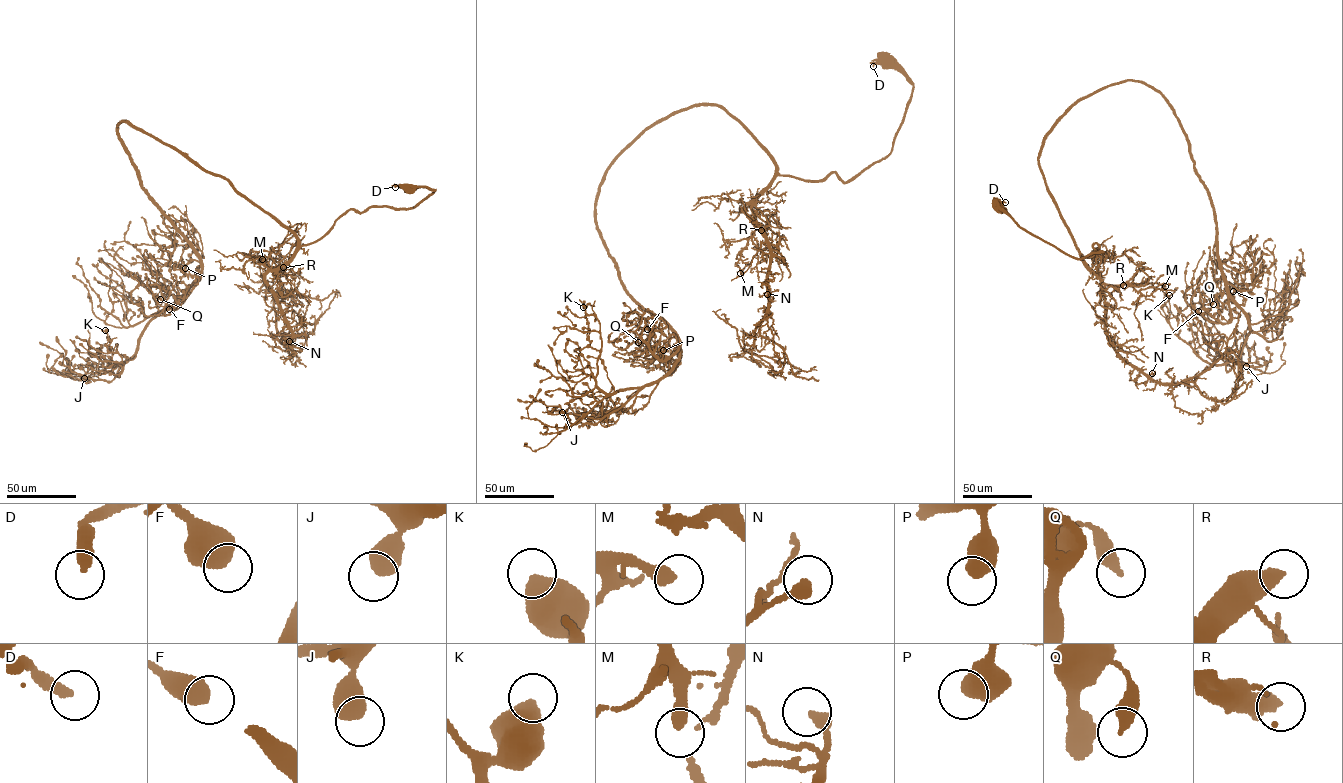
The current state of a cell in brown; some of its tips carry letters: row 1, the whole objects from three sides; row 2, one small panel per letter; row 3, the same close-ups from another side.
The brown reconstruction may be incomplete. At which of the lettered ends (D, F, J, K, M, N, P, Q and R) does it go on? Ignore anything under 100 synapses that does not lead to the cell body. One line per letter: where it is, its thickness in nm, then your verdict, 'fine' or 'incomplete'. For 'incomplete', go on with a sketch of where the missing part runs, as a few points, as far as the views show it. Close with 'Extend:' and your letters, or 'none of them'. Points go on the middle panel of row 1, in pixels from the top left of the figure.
D: (873, 66) | 320 nm | fine
F: (647, 329) | 650 nm | fine
J: (562, 412) | 600 nm | fine
K: (583, 307) | 600 nm | fine
M: (740, 273) | 400 nm | fine
N: (767, 294) | 360 nm | fine
P: (663, 350) | 600 nm | fine
Q: (638, 342) | 420 nm | fine
R: (761, 230) | 500 nm | fine
Extend: none of them

